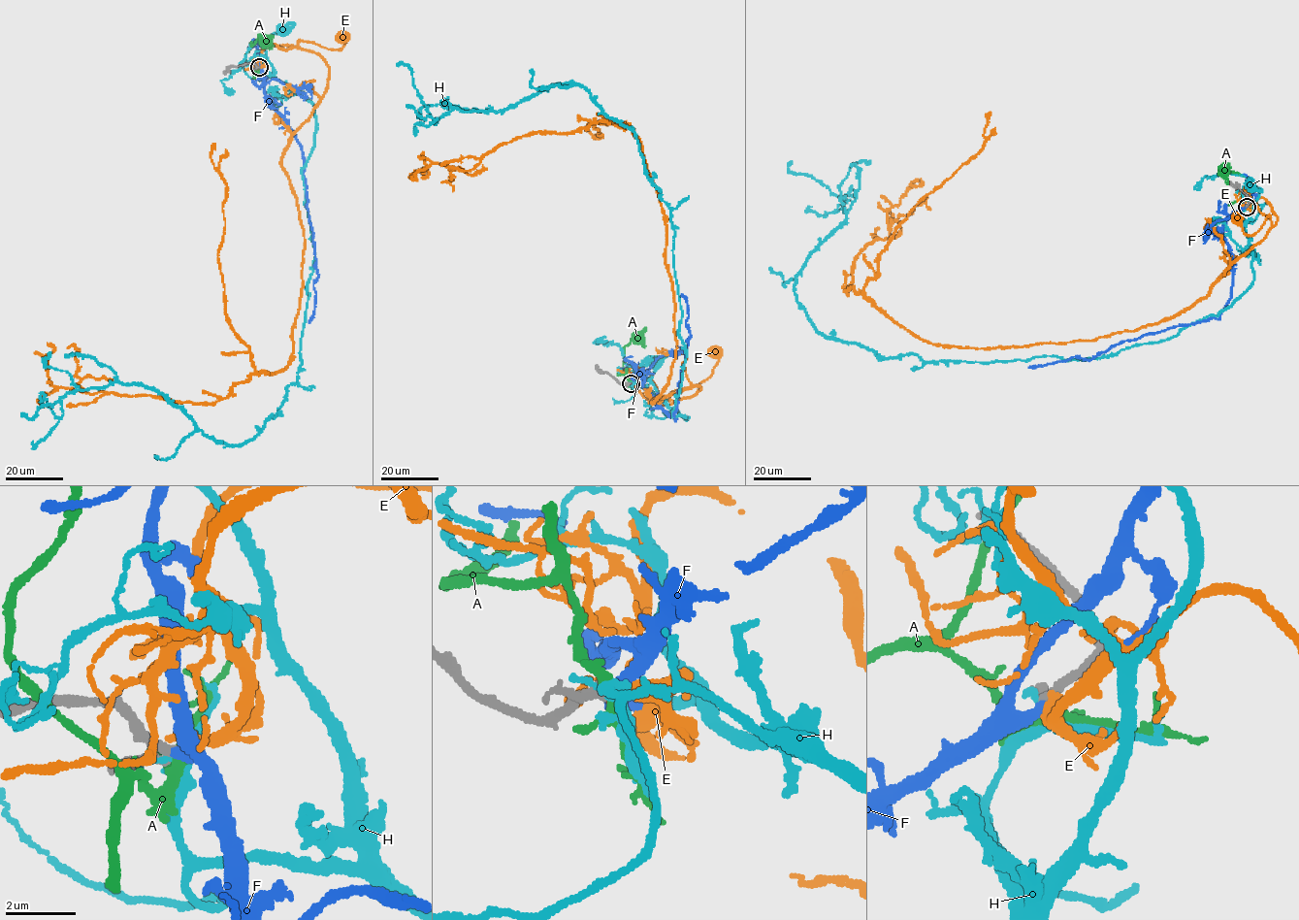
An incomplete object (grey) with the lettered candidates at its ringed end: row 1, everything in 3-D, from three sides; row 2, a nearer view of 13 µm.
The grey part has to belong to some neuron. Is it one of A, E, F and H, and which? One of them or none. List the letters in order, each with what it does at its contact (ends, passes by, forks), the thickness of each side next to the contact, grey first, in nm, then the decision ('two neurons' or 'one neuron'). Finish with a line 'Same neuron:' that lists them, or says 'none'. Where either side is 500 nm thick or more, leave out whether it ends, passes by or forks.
A: it forks; calibres 240 and 320 nm; two neurons
E: it ends; calibres 260 and 320 nm; two neurons
F: it ends; calibres 240 and 240 nm; one neuron
H: it forks; calibres 260 and 160 nm; two neurons
Same neuron: F

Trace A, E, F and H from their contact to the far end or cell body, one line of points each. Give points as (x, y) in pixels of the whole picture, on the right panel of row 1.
A: (1247, 207), (1239, 202), (1248, 178), (1228, 171), (1228, 164), (1227, 184)
E: (1247, 206), (1263, 198), (1276, 216), (1275, 224), (1272, 226), (1267, 215), (1251, 235), (1243, 231), (1238, 218)
F: (1247, 206), (1227, 218), (1223, 234), (1233, 283), (1218, 319), (1143, 335), (1090, 359), (1073, 356), (1028, 367)
H: (1247, 207), (1242, 213), (1245, 221), (1258, 196), (1257, 188), (1247, 179), (1262, 191), (1250, 183)

